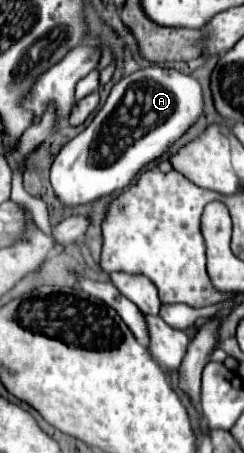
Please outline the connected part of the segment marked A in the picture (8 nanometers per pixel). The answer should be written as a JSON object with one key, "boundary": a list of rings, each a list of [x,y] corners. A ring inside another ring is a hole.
{"boundary":[[[149,66],[121,78],[91,124],[69,140],[51,166],[51,186],[63,206],[83,206],[131,184],[149,164],[161,158],[203,114],[201,84],[183,72]]]}

